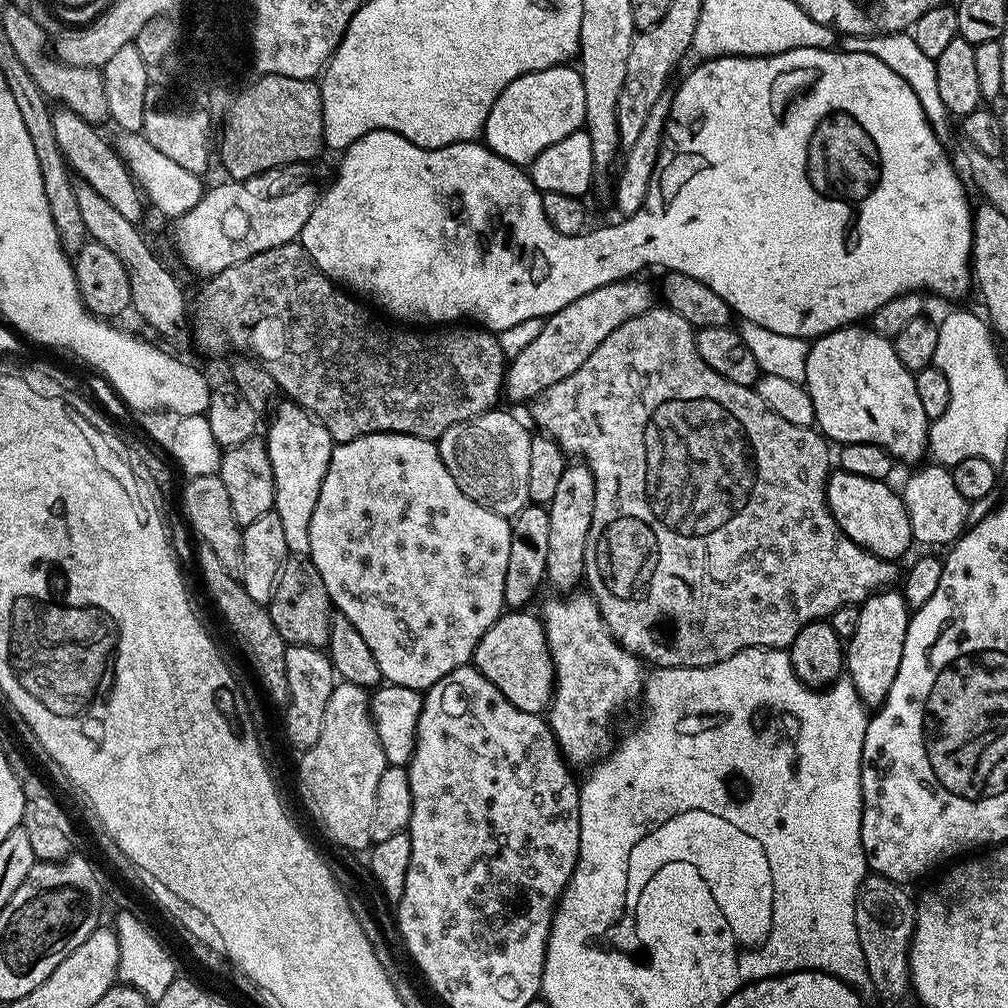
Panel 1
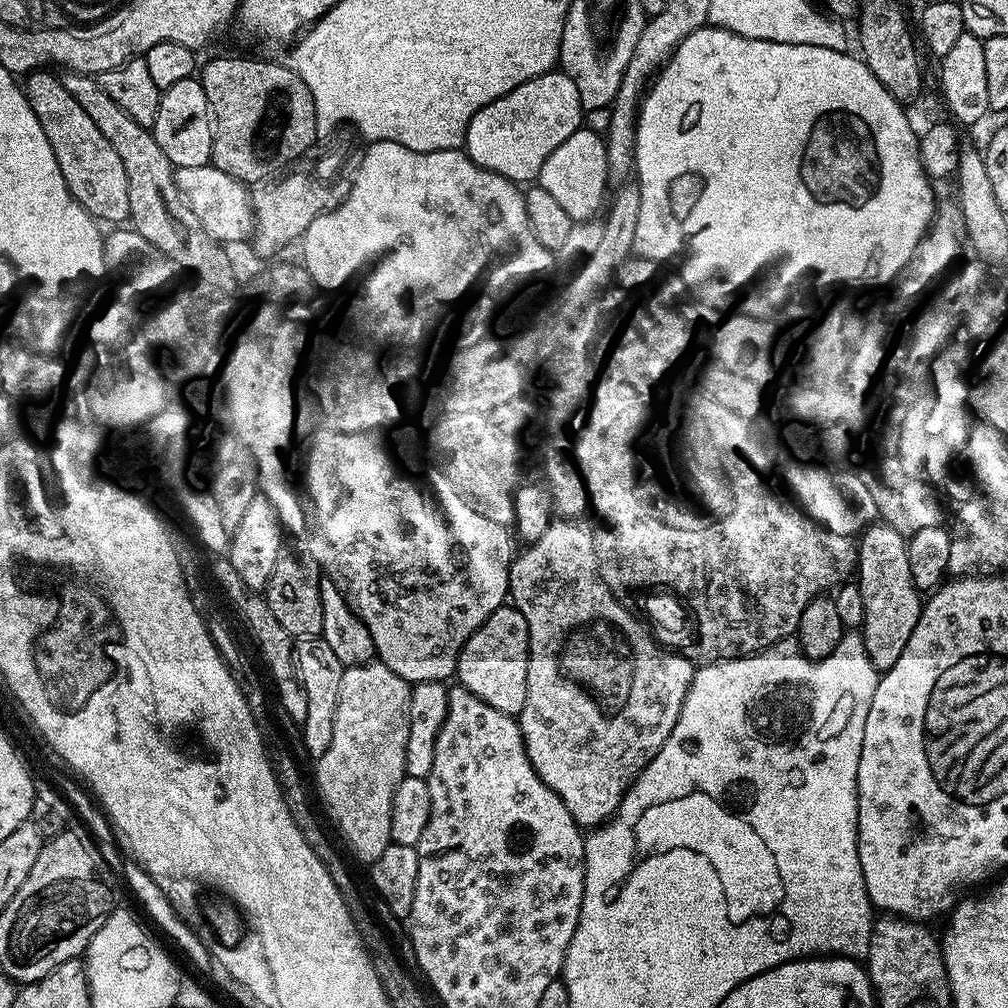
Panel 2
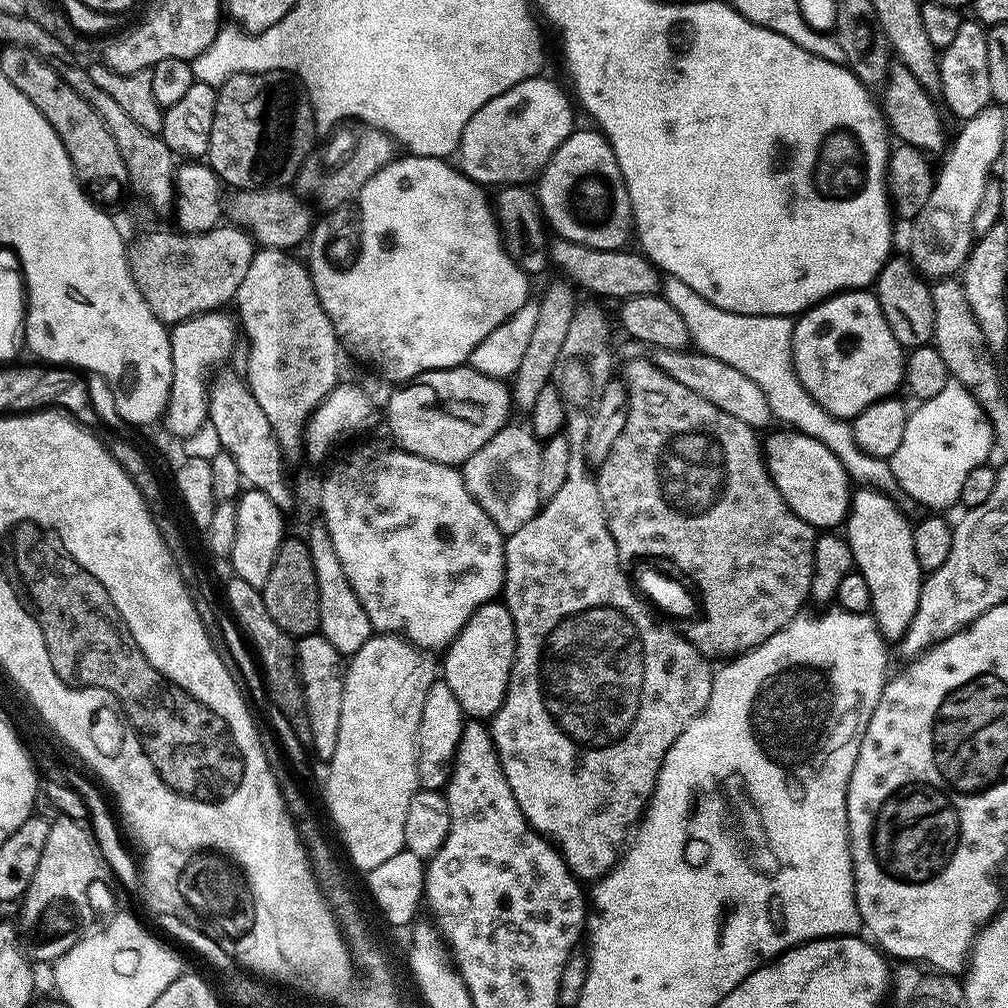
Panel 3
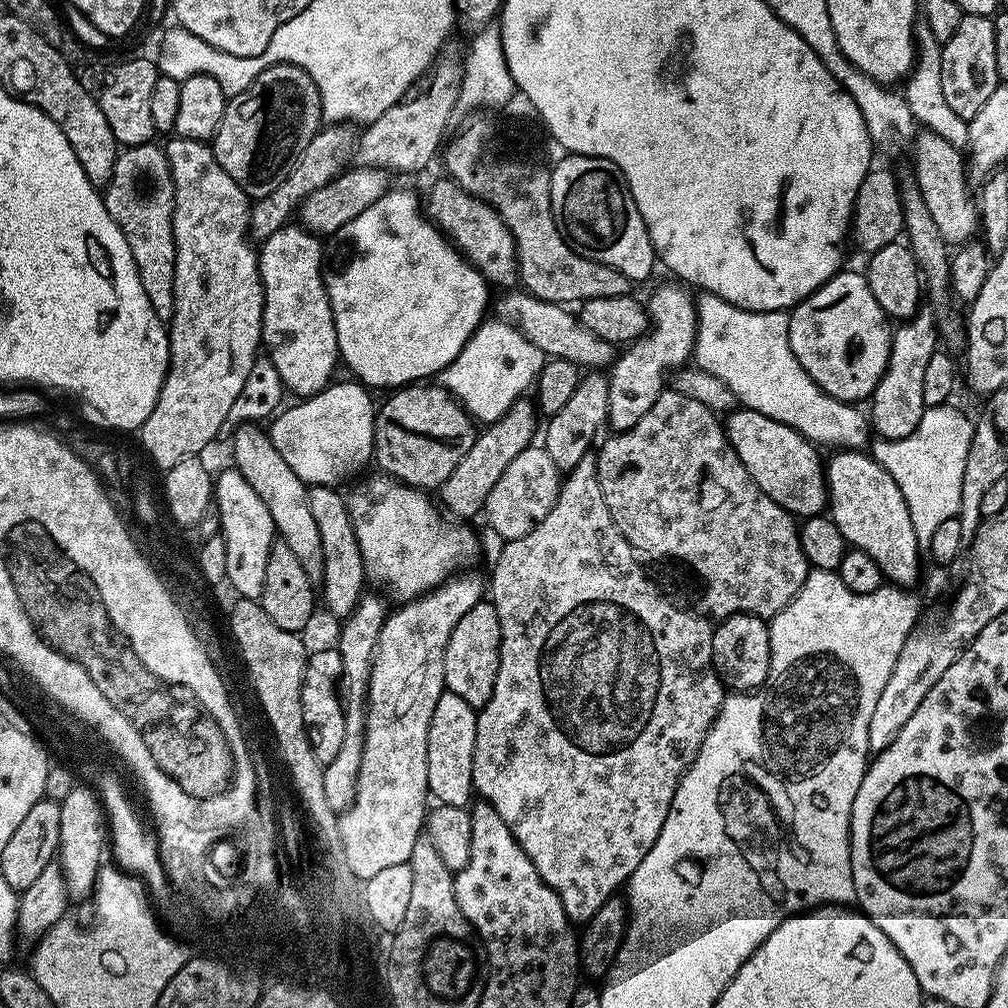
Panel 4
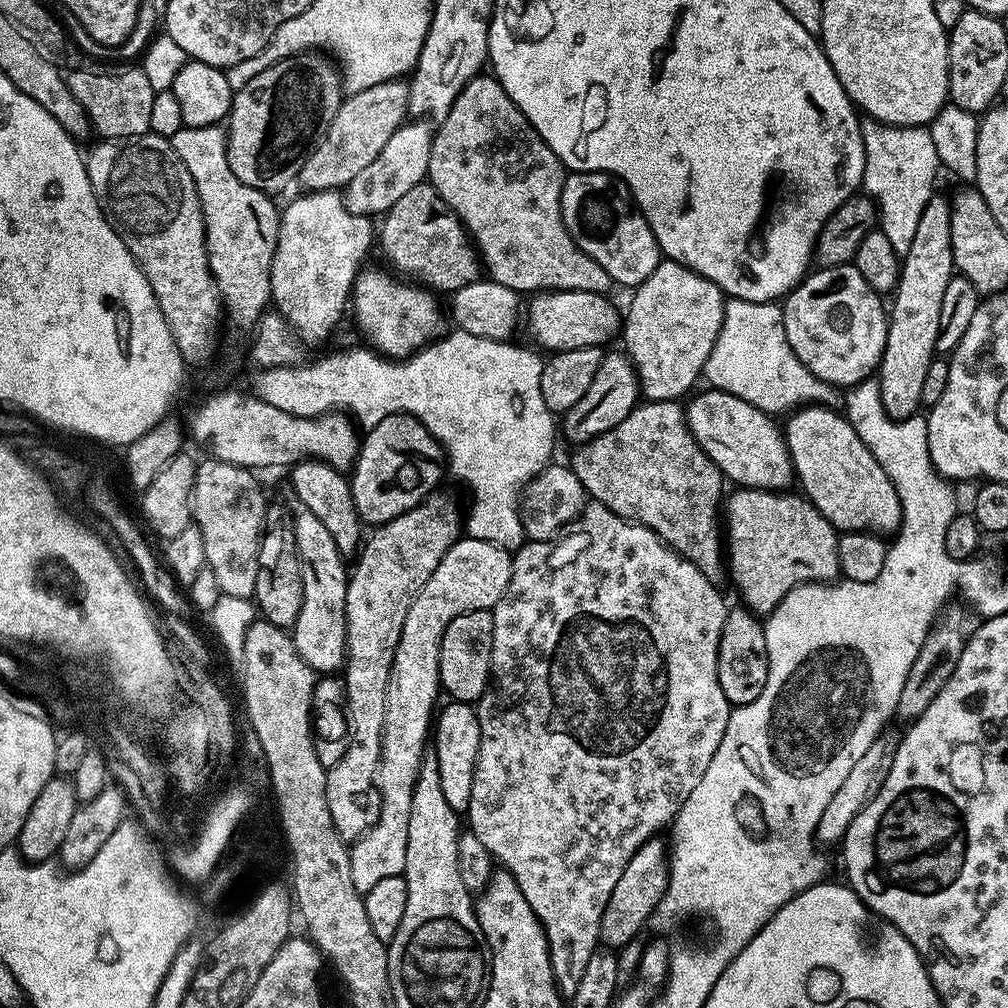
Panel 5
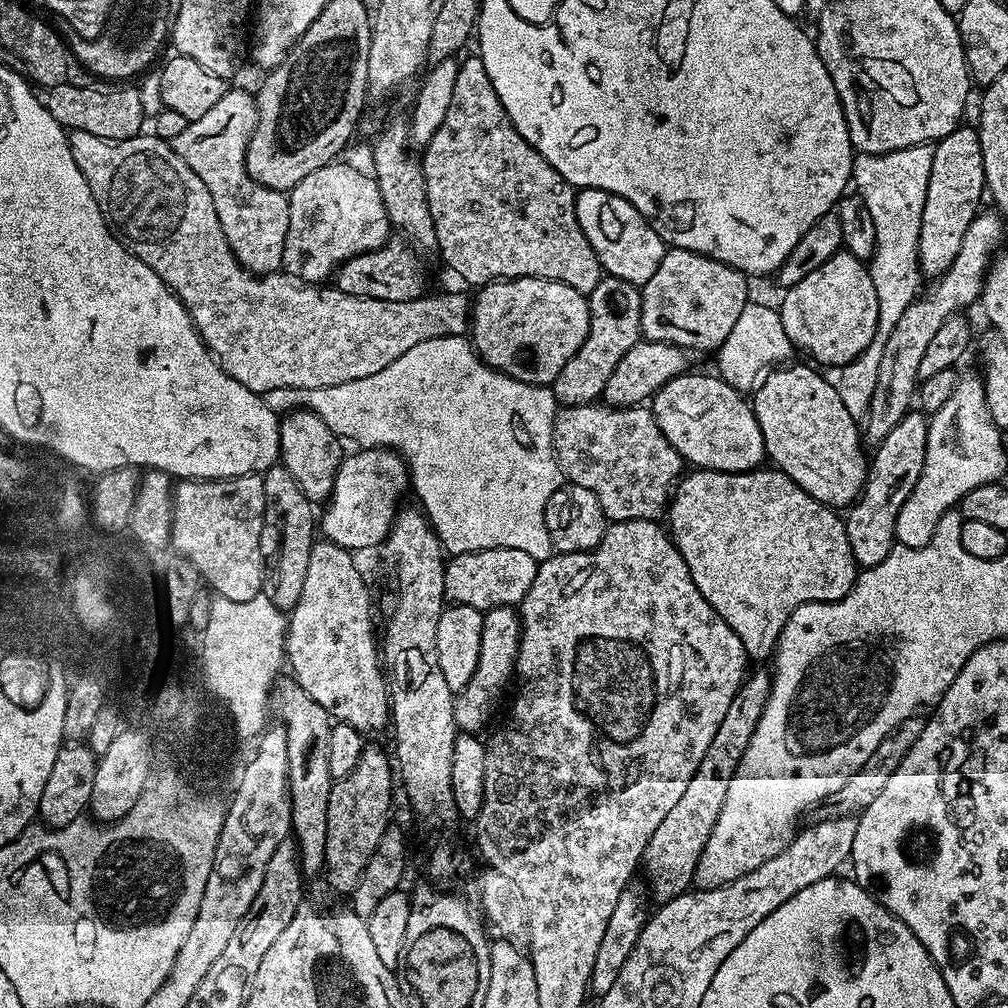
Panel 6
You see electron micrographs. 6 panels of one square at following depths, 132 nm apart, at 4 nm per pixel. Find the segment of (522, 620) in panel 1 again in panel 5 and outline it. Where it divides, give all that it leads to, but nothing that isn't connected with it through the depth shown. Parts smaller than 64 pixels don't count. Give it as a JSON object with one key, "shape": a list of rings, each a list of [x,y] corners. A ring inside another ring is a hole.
{"shape":[[[470,610],[450,626],[442,634],[440,643],[440,687],[445,693],[449,692],[453,701],[461,704],[475,705],[476,701],[489,691],[490,677],[492,674],[492,639],[494,638],[494,618],[489,610]]]}

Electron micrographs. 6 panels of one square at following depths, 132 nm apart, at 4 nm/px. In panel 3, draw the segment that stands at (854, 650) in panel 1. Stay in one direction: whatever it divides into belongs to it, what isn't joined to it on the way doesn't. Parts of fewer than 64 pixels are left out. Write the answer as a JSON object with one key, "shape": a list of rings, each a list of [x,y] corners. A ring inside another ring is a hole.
{"shape":[[[857,487],[852,494],[852,506],[848,510],[846,521],[846,539],[852,551],[852,563],[855,571],[866,578],[870,585],[870,615],[880,628],[885,641],[898,642],[906,634],[914,614],[918,610],[918,598],[924,585],[924,576],[918,566],[918,557],[914,554],[914,524],[904,517],[904,512],[892,501],[887,492],[878,492],[874,488]]]}

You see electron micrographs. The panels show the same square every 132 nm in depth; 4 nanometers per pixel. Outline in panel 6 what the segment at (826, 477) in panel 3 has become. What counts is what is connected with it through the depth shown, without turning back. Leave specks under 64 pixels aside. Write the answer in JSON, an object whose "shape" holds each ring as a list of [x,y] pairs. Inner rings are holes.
{"shape":[[[685,374],[666,382],[652,397],[650,407],[658,422],[658,430],[678,450],[685,462],[693,469],[709,472],[751,472],[765,463],[766,453],[762,430],[758,426],[758,418],[754,414],[751,403],[736,389],[731,388],[719,375],[692,376]]]}

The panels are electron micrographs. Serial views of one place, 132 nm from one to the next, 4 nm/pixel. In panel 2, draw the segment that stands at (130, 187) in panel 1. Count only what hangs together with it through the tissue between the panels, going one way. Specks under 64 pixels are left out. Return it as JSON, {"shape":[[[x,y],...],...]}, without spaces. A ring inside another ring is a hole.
{"shape":[[[37,70],[27,73],[22,87],[30,110],[34,110],[34,118],[38,118],[42,134],[46,134],[46,142],[50,142],[50,150],[54,150],[58,170],[62,170],[62,178],[66,178],[72,199],[81,204],[93,220],[105,225],[108,223],[108,226],[123,225],[130,214],[126,169],[114,146],[110,146],[102,130],[94,126],[90,114],[86,114],[86,110],[74,102],[73,96],[66,91],[63,79],[52,72],[55,71]]]}

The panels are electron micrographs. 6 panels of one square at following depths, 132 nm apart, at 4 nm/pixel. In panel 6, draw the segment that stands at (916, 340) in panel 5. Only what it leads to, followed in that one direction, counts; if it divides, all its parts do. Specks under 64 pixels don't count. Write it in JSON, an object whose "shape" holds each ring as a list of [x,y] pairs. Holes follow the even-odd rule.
{"shape":[[[961,126],[943,136],[941,140],[935,141],[934,158],[930,162],[930,182],[926,186],[926,206],[922,208],[922,230],[918,234],[918,262],[925,277],[939,278],[951,266],[954,258],[958,258],[962,238],[970,222],[974,222],[976,213],[981,211],[980,199],[985,199],[985,196],[984,163],[979,131],[975,127]]]}

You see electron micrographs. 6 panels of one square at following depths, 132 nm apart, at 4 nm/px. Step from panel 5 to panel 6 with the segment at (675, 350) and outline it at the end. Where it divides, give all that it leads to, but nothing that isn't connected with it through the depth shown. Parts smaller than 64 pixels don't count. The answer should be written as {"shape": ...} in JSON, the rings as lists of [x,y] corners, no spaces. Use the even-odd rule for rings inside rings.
{"shape":[[[669,247],[664,253],[658,270],[654,270],[654,278],[642,285],[642,326],[643,339],[657,340],[667,344],[675,344],[681,350],[715,353],[726,342],[726,334],[734,330],[734,322],[738,322],[738,314],[750,303],[748,296],[749,277],[717,260],[711,260],[690,250]]]}

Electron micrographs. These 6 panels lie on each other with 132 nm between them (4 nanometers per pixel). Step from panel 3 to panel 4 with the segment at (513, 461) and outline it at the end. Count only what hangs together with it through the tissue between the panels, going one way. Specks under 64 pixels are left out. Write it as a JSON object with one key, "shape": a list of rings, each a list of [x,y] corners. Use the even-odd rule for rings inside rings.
{"shape":[[[529,446],[502,470],[502,476],[498,482],[494,482],[494,488],[484,503],[483,515],[488,516],[487,527],[492,528],[505,542],[514,538],[522,538],[522,534],[530,534],[534,526],[550,514],[554,502],[560,493],[562,474],[554,466],[550,454],[542,446]]]}

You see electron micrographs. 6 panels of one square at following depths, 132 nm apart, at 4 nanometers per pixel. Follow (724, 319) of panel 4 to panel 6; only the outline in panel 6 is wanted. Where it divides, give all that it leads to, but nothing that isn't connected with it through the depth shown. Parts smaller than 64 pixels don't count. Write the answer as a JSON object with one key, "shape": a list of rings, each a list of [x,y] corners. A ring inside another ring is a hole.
{"shape":[[[750,302],[744,307],[742,314],[738,314],[734,330],[726,334],[726,342],[722,342],[715,359],[717,358],[716,364],[720,367],[718,369],[720,379],[725,380],[737,392],[748,394],[757,387],[761,373],[791,361],[792,355],[794,355],[792,339],[784,329],[783,315],[777,309],[775,312],[768,304]]]}

